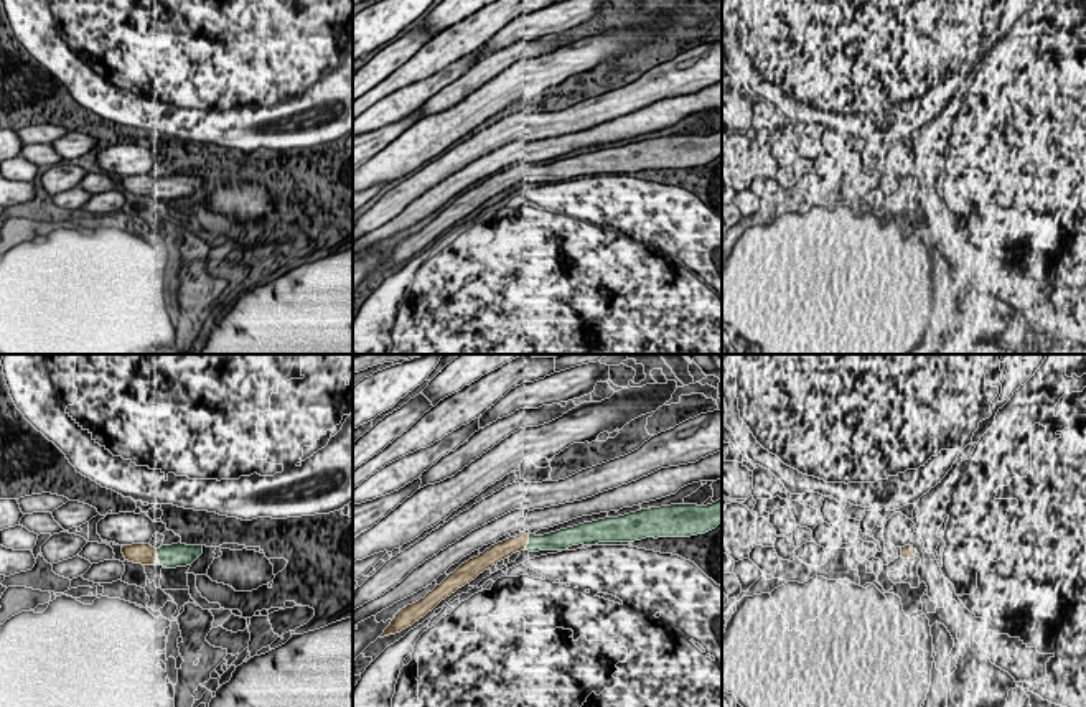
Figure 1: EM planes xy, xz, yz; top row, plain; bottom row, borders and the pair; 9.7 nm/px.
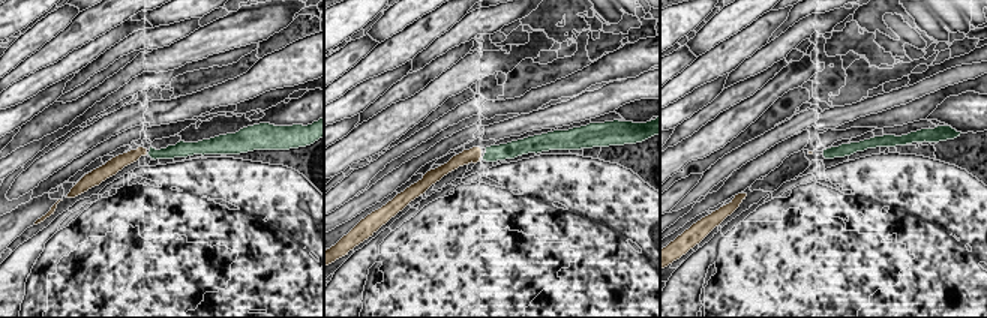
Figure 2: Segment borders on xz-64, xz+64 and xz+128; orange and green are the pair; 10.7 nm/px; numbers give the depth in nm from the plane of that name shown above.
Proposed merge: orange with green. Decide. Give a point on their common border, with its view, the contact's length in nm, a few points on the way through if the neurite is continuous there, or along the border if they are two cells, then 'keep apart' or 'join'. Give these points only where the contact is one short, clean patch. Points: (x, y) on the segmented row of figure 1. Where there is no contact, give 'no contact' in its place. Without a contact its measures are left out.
contact xy (155, 552); length 90 nm; way xy (145, 554), (155, 552), (173, 556); join

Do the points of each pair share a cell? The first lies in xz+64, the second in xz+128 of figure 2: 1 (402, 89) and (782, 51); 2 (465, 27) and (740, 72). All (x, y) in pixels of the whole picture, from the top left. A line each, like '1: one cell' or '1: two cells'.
1: two cells
2: one cell

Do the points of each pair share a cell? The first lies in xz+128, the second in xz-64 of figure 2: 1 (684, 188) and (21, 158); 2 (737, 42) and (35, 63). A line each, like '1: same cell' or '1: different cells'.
1: different cells
2: same cell

